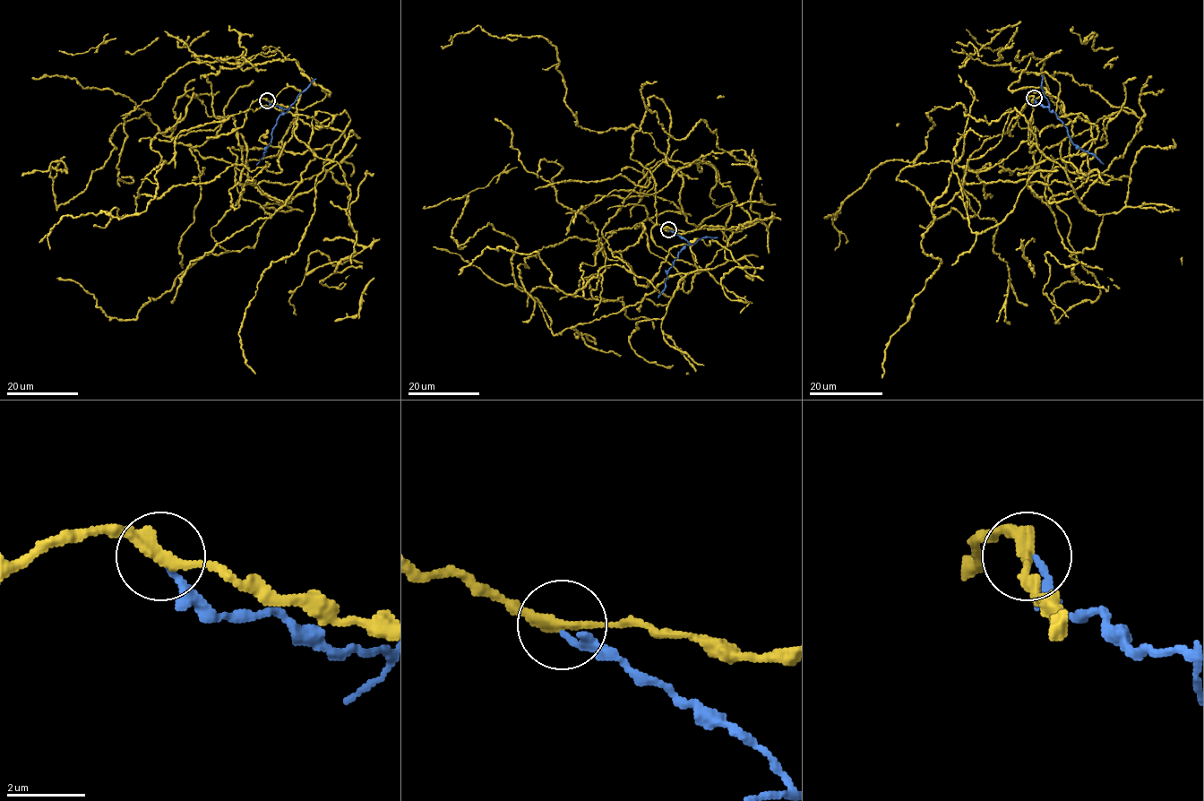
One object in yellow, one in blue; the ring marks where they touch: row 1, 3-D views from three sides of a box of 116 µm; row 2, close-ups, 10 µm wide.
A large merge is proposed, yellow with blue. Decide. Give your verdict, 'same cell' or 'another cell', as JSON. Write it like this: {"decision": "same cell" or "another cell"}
{"decision": "another cell"}

